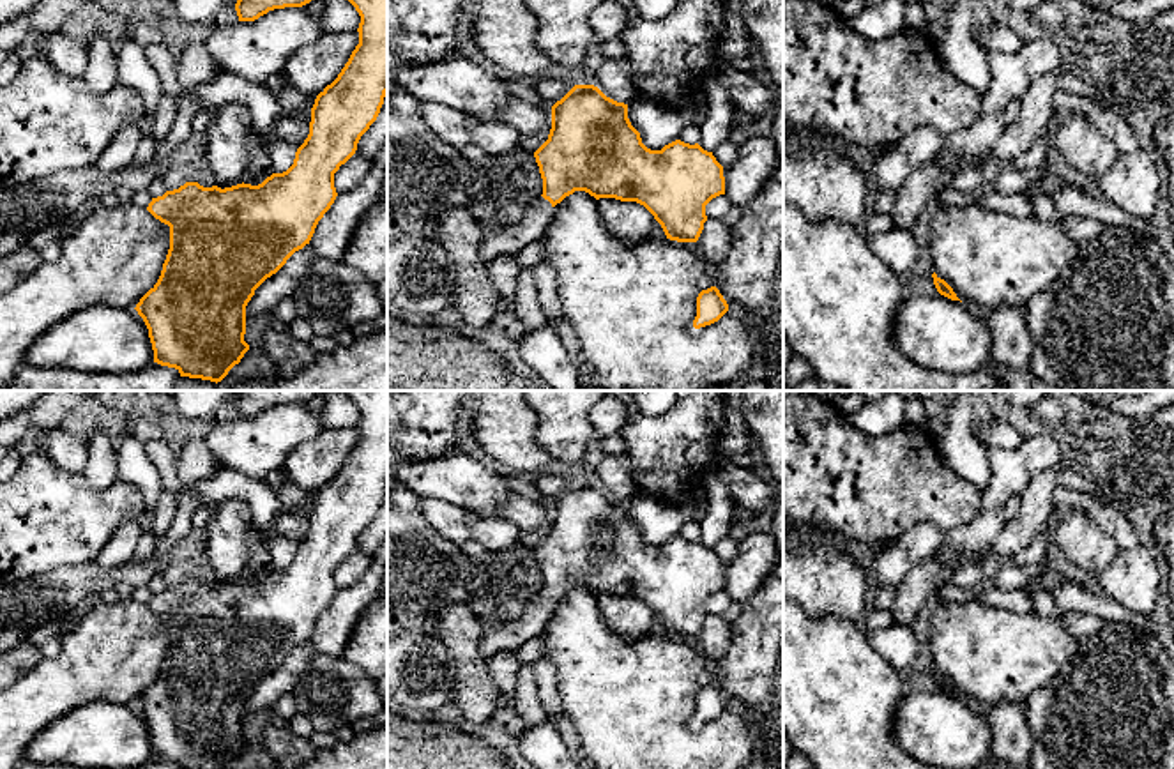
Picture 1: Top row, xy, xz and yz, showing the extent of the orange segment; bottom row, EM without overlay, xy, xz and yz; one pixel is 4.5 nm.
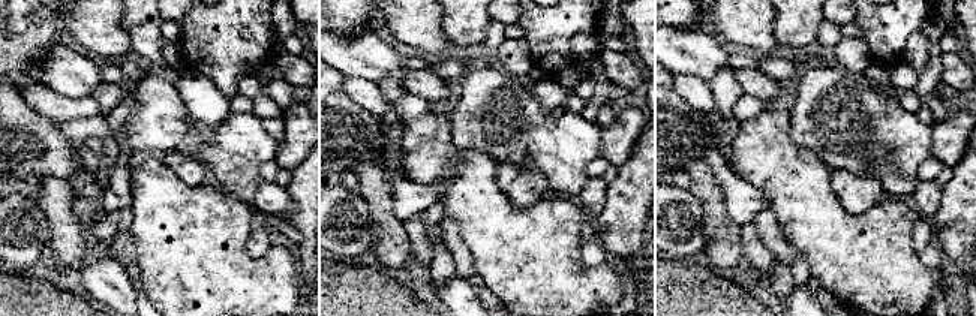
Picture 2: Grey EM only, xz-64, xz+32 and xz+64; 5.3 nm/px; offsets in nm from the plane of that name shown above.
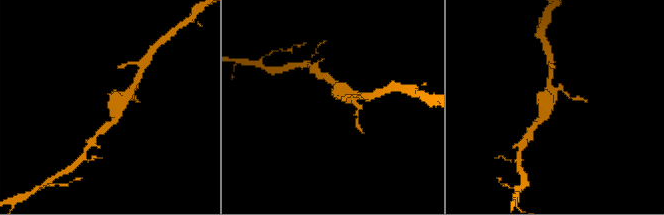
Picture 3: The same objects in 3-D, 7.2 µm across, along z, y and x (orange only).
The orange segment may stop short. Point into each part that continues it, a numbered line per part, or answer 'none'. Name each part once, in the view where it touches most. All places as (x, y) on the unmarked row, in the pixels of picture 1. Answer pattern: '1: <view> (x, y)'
1: xz (508, 637)

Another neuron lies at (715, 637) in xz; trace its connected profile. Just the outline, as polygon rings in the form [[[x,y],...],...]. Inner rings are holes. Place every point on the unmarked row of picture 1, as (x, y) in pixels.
[[[707,613],[704,626],[695,640],[702,654],[709,659],[711,665],[714,665],[730,647],[730,624],[723,619],[723,615]]]

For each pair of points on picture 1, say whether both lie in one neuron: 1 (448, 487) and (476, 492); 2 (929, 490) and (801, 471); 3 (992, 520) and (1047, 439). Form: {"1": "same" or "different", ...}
{"1": "same", "2": "same", "3": "same"}

